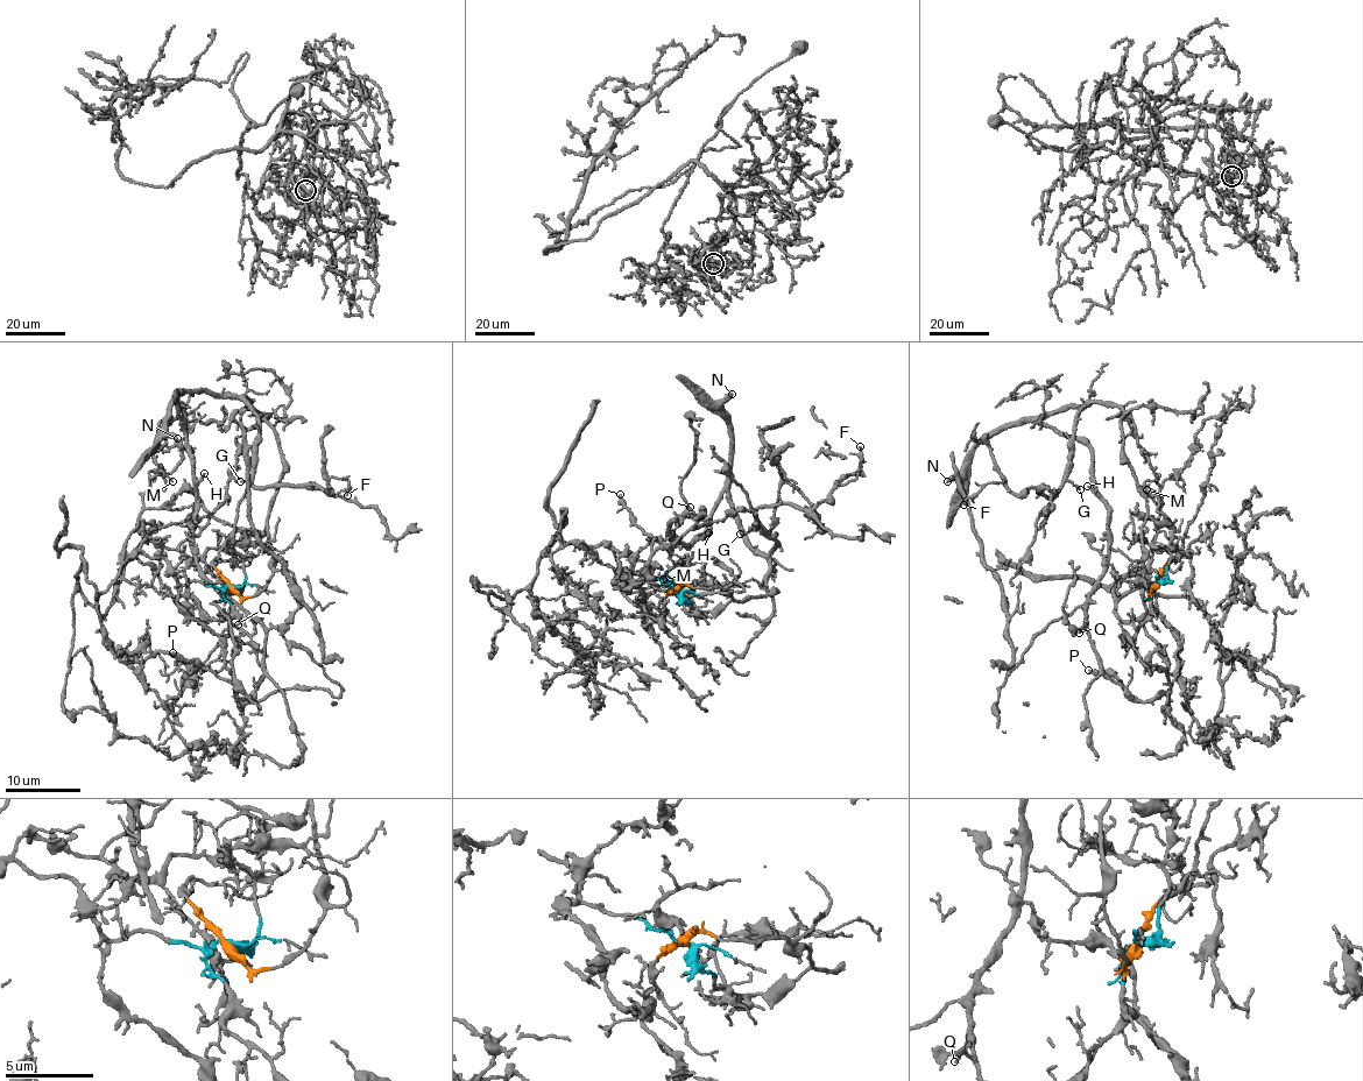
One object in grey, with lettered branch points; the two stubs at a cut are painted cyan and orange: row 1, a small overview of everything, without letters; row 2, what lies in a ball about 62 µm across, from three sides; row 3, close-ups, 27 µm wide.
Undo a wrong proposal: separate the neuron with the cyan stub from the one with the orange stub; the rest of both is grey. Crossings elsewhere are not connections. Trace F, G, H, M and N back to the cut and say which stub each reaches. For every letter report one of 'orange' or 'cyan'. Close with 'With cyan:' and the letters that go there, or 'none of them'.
F: orange
G: orange
H: orange
M: cyan
N: orange
With cyan: M

